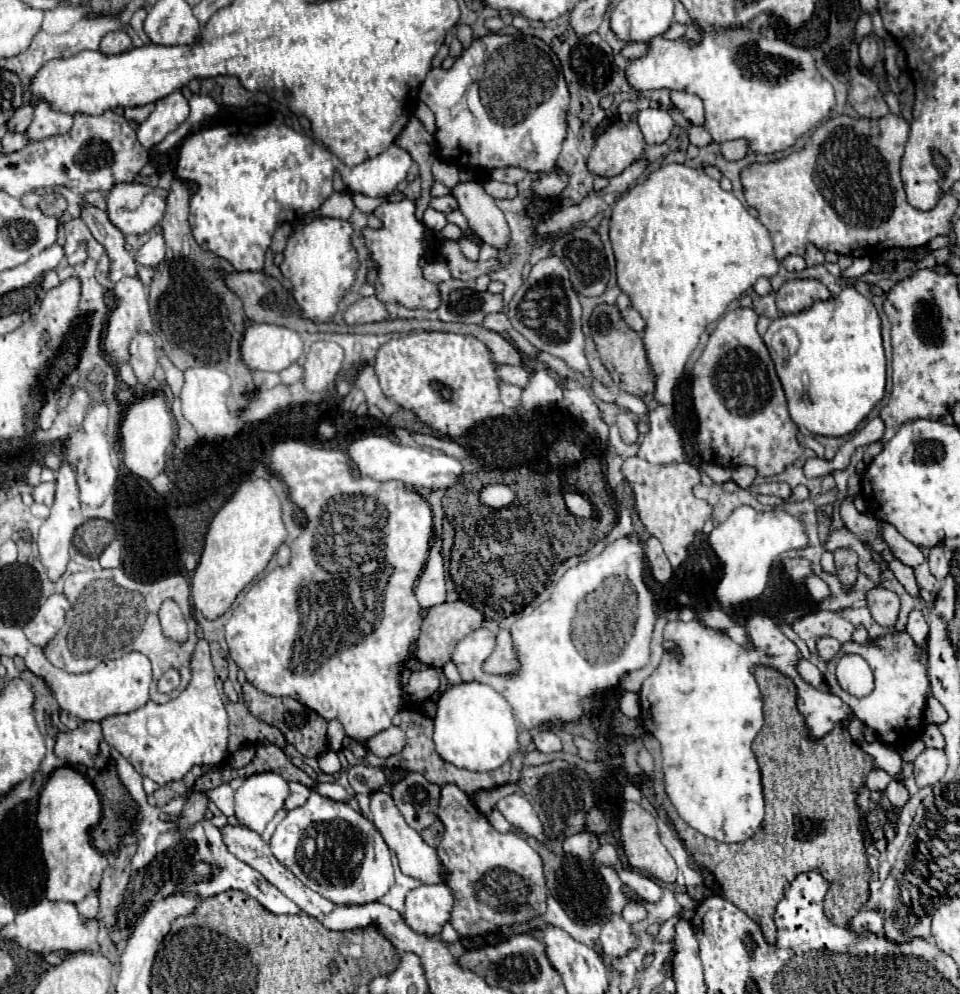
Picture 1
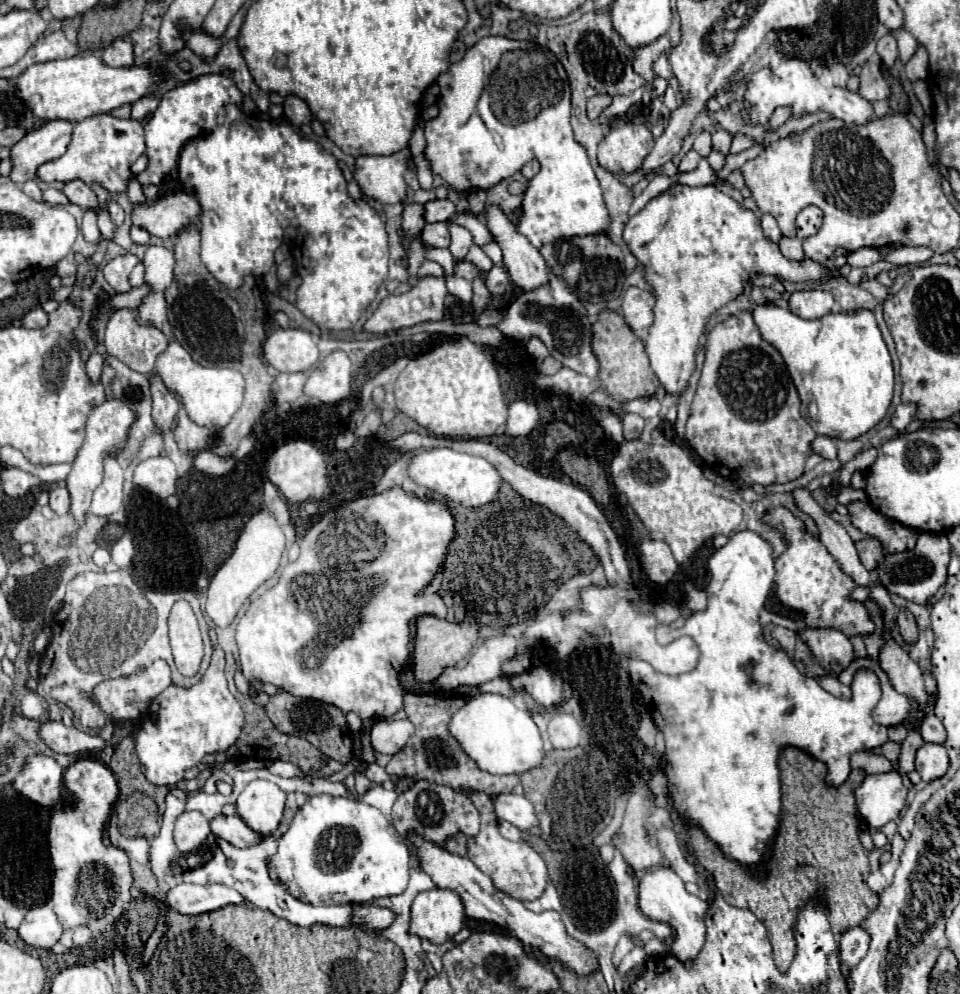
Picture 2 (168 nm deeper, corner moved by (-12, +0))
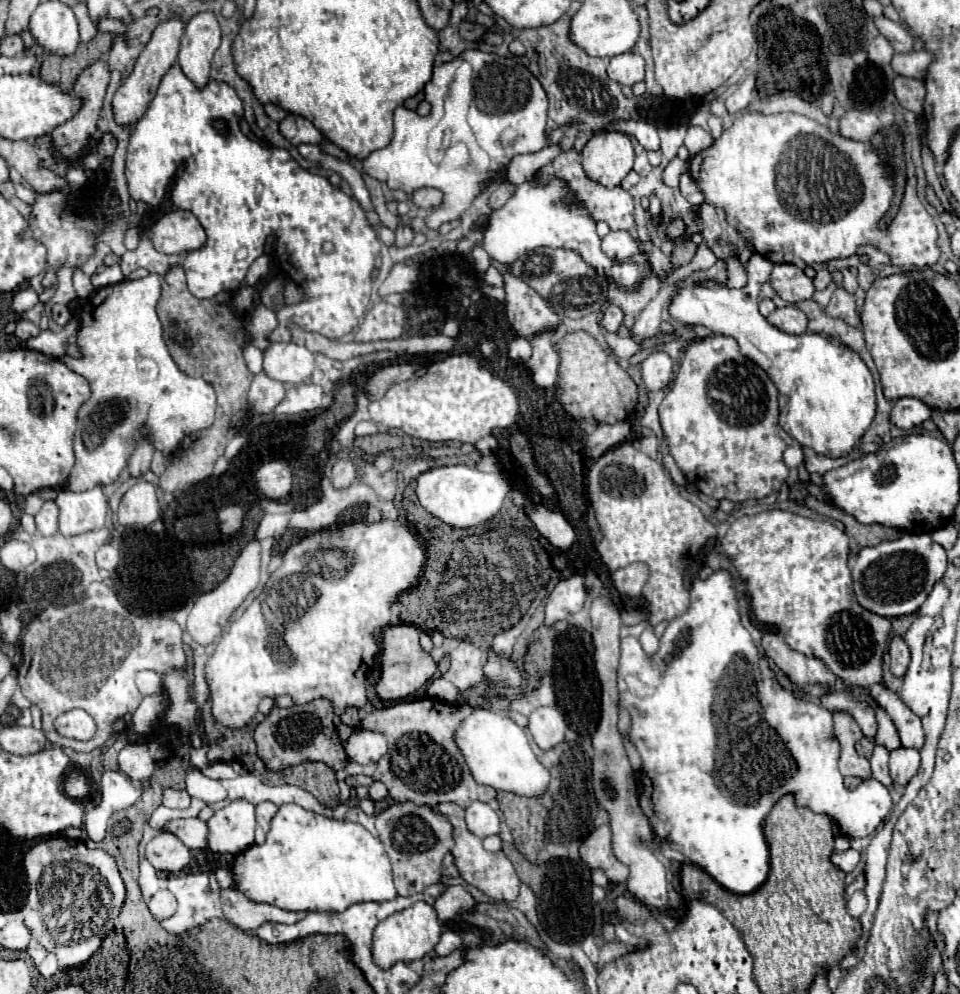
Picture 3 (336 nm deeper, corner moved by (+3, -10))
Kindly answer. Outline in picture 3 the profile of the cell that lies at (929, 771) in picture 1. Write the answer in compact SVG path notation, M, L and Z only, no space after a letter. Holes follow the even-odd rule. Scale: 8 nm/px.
M897 748L889 754L889 772L895 784L905 786L919 768L919 752L915 748Z

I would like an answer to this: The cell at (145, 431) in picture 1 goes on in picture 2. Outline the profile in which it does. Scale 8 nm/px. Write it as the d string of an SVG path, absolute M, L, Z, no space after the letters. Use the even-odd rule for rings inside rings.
M166 456L148 458L140 462L134 470L134 484L156 494L162 500L176 492L176 480L176 466Z

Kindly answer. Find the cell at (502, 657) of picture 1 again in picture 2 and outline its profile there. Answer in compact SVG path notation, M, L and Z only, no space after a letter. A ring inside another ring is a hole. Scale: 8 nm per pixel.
M498 634L494 638L488 638L482 642L482 646L476 648L474 656L468 660L466 666L452 666L444 668L442 674L432 680L432 690L438 696L448 696L454 688L460 684L478 686L482 682L494 680L500 676L500 664L514 656L518 648L518 640L508 634Z

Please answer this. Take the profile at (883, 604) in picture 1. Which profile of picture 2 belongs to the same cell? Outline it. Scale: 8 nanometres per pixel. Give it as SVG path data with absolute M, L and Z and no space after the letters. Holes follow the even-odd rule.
M900 608L900 610L898 610L896 626L898 626L898 632L902 634L902 638L904 638L906 642L914 642L914 640L918 638L916 620L914 620L914 616L912 616L906 608Z

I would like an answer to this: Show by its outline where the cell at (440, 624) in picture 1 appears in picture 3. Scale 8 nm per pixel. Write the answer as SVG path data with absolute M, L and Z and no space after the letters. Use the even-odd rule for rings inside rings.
M409 624L389 626L381 638L381 676L375 684L377 696L381 700L397 700L419 690L427 680L433 678L437 664L429 654L423 654L419 646L419 630Z

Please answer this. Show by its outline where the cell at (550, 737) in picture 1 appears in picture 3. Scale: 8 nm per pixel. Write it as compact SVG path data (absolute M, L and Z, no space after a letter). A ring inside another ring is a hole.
M553 706L537 708L529 716L529 732L533 740L537 742L537 746L543 750L549 750L557 746L559 742L563 742L565 730L567 730L565 716Z

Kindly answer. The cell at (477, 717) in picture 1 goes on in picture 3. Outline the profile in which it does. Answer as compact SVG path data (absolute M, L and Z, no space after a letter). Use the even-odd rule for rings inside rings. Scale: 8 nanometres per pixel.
M479 708L459 726L455 738L457 746L465 754L465 762L469 762L471 774L477 784L527 798L539 798L547 792L551 774L533 754L525 730L519 728L511 718L493 710Z

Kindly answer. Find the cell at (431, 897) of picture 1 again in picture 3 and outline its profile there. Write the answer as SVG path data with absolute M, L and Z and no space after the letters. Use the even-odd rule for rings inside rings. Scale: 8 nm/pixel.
M415 902L411 908L401 910L397 914L391 914L389 918L381 920L375 926L373 944L371 944L373 962L379 968L389 970L397 962L421 960L427 952L431 952L435 948L435 944L439 942L441 932L443 932L443 928L441 928L441 922L439 922L433 906L429 906L427 902Z

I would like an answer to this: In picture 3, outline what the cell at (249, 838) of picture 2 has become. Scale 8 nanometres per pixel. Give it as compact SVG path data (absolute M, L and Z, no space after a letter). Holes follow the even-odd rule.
M185 818L185 820L171 820L163 828L165 832L175 834L187 848L207 848L207 826L199 818Z

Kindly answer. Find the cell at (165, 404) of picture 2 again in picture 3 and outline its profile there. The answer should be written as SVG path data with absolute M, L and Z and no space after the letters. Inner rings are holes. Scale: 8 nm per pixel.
M143 440L137 444L131 460L129 460L129 474L133 478L141 478L149 472L149 464L151 464L151 456L153 456L153 446L149 440Z

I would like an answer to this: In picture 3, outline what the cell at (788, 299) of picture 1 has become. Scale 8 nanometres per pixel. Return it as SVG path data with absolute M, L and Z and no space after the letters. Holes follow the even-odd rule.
M787 306L787 308L777 308L771 312L771 316L767 318L775 328L787 332L787 334L803 334L807 330L807 316L795 308L795 306Z

